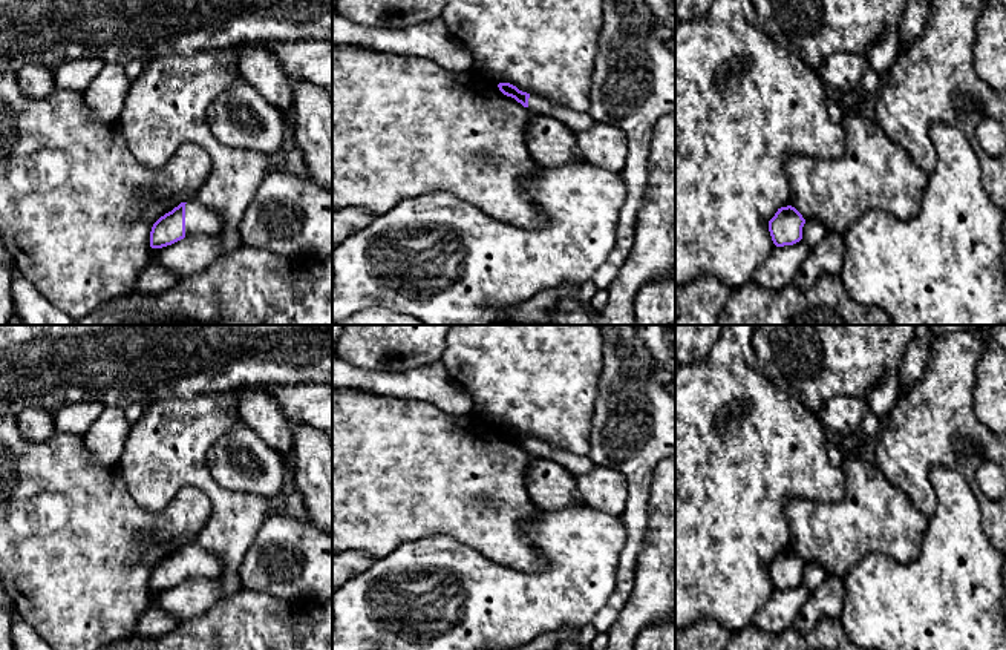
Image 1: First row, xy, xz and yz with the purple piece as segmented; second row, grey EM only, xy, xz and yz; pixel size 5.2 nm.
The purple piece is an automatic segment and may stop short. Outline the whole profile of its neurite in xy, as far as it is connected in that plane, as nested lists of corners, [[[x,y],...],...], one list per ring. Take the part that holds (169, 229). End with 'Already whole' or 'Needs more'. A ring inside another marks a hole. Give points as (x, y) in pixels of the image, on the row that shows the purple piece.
[[[194,201],[181,202],[153,224],[150,247],[162,248],[194,235],[214,236],[219,235],[222,225],[219,213]]]. Needs more

